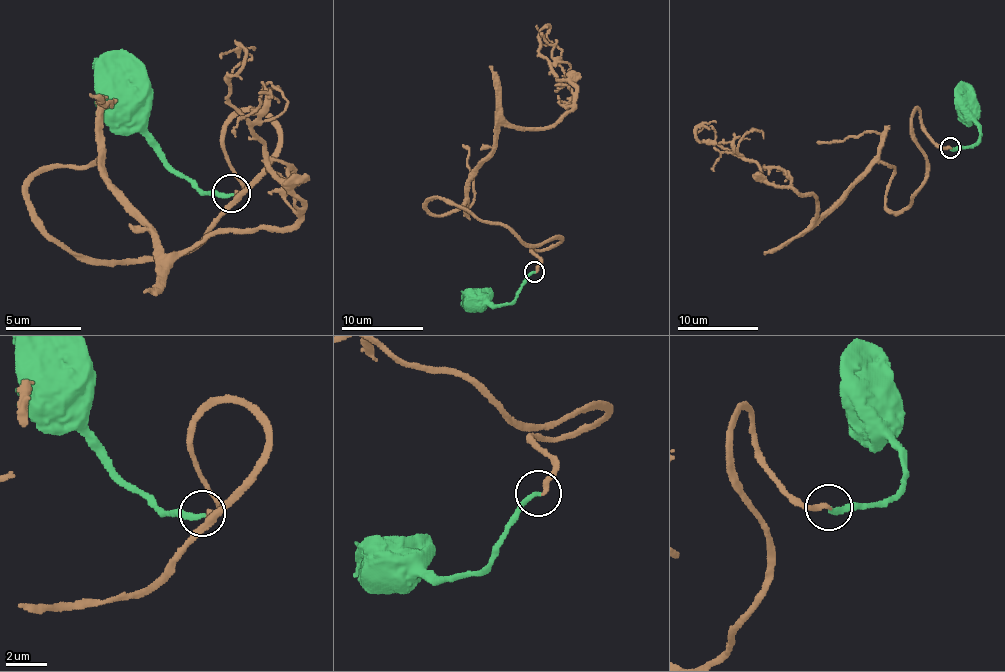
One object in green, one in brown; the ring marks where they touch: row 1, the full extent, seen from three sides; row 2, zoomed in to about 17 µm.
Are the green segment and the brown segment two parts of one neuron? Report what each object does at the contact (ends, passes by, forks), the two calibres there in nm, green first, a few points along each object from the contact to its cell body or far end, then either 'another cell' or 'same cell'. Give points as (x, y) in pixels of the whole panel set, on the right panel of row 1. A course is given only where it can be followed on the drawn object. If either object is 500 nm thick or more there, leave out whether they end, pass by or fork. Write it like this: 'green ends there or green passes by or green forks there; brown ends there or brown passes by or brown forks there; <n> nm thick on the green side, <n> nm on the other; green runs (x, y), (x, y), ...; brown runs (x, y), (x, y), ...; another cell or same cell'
green ends there; brown ends there; 240 nm thick on the green side, 240 nm on the other; green runs (951, 147), (971, 146), (980, 139), (976, 110), (971, 107); brown runs (951, 147), (918, 109), (910, 205), (885, 205), (878, 161), (816, 218), (814, 195), (695, 135); same cell

